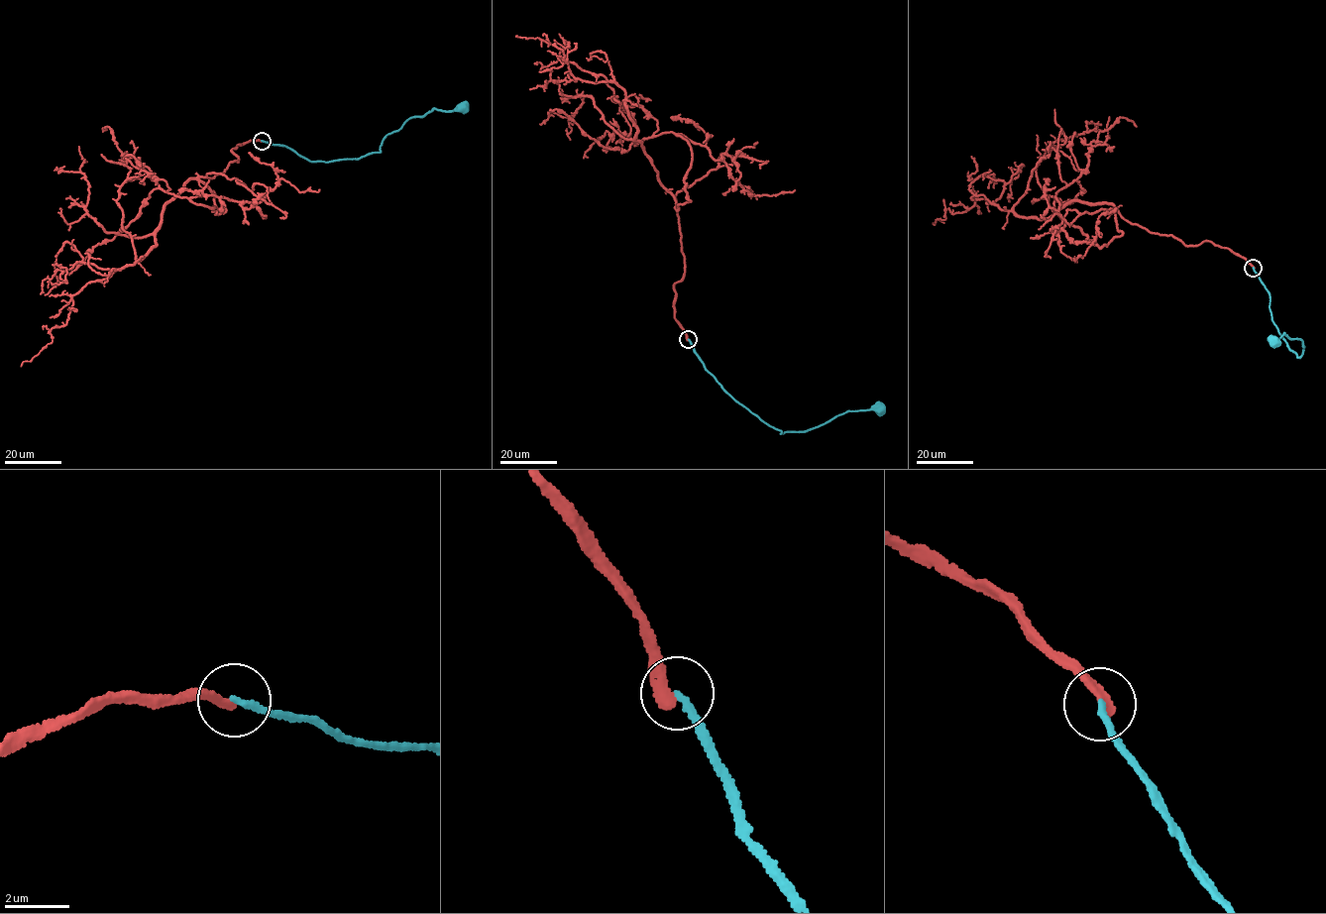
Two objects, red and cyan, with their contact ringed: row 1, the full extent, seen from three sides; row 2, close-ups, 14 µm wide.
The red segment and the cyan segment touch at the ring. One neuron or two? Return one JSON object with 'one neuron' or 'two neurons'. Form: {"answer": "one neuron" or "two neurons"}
{"answer": "two neurons"}

